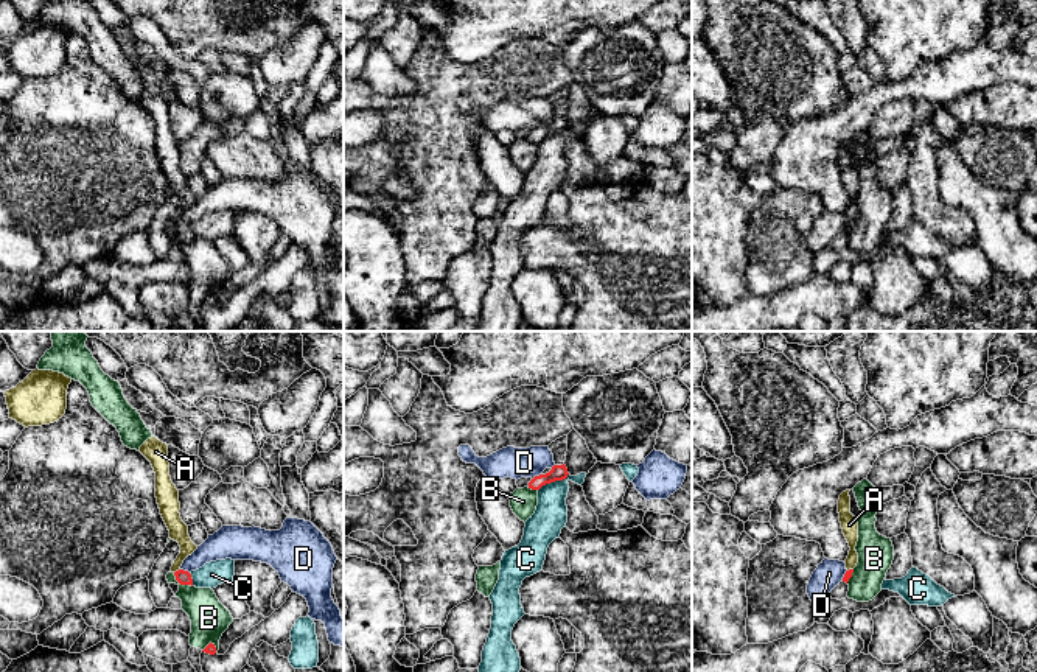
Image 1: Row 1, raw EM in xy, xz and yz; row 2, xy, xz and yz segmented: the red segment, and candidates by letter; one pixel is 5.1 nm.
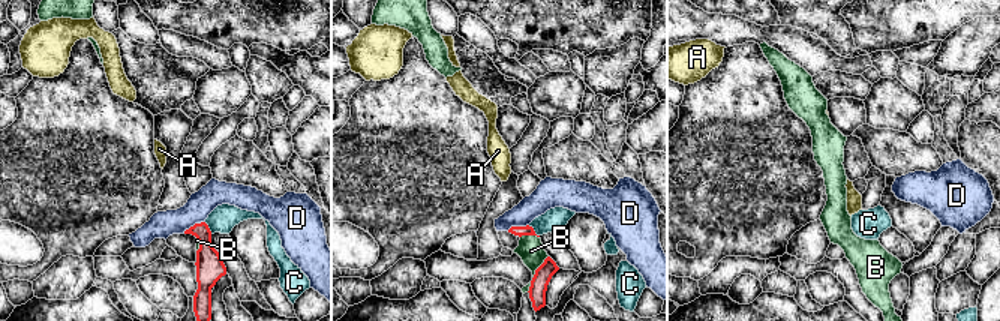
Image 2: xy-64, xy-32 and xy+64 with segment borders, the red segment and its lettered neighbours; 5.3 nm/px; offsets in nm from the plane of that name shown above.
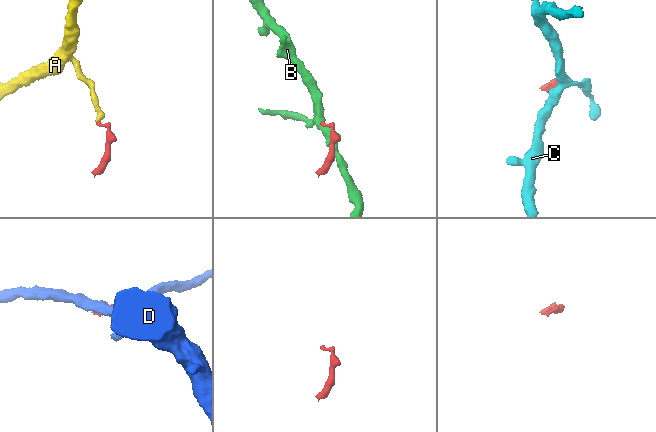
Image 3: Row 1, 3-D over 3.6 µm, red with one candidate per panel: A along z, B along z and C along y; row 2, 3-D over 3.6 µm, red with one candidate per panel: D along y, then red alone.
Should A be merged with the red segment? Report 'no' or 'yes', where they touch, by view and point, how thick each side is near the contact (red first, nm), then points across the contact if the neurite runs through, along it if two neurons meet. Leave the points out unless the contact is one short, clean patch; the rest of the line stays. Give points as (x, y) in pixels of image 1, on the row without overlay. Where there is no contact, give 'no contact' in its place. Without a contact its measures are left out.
no; contact xy (176, 223); calibres 80 and 100 nm; border xy (179, 220), (174, 224)

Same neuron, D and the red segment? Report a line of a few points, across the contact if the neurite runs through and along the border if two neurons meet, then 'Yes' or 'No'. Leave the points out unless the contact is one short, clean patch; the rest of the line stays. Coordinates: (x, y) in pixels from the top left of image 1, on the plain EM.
No

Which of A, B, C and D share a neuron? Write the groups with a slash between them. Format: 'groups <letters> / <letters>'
groups A / B / C / D

